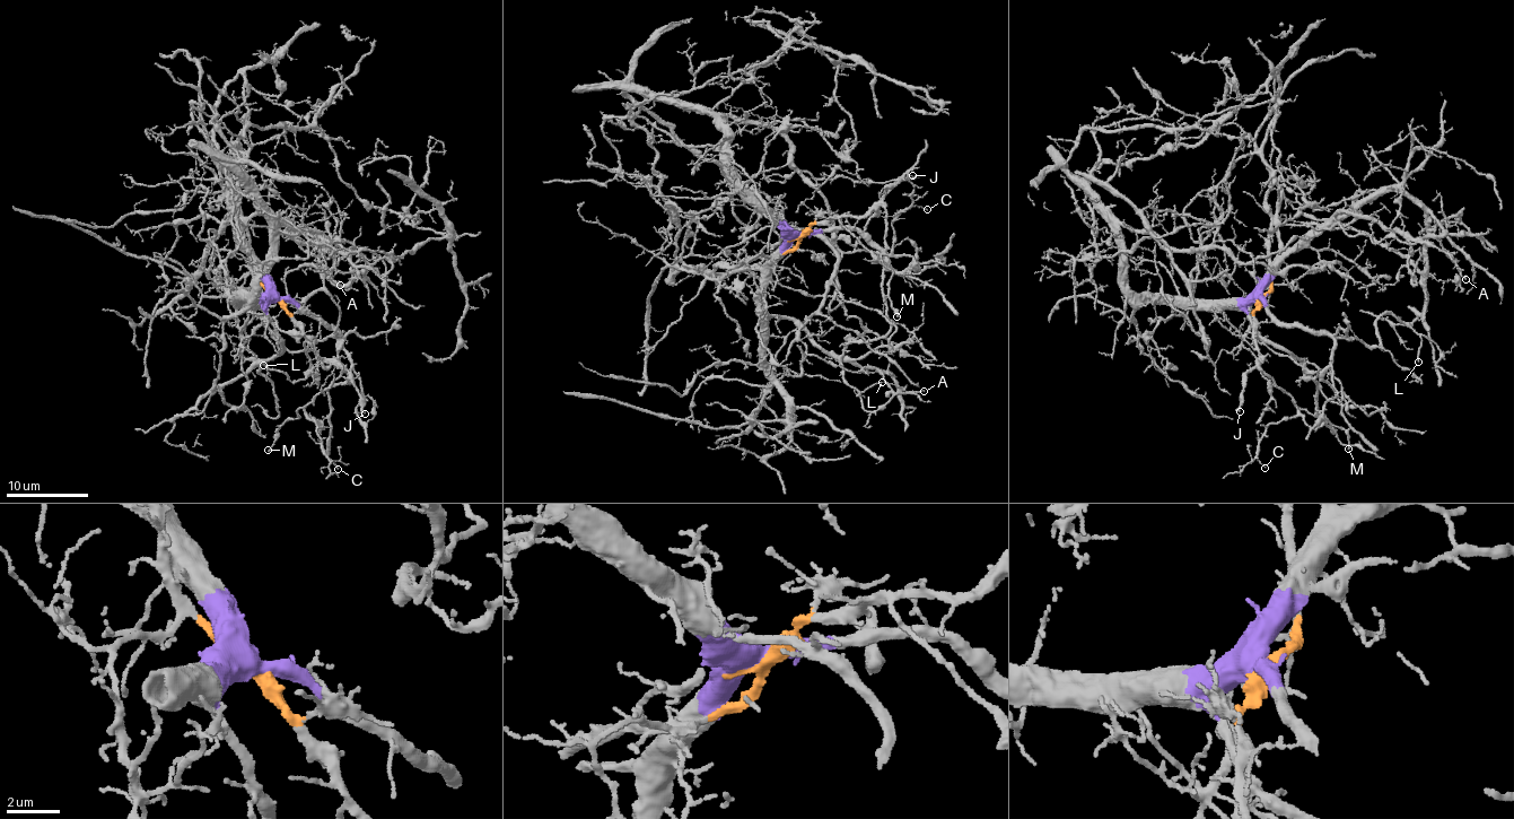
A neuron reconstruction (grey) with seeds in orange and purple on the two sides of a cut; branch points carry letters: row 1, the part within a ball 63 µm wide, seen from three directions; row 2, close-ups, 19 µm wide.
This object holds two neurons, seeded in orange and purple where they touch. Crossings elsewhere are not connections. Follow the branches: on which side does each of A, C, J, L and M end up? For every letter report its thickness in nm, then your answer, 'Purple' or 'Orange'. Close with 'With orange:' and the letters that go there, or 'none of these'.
A: Thickness 130 nm. Purple
C: Thickness 100 nm. Orange
J: Thickness 200 nm. Orange
L: Thickness 110 nm. Purple
M: Thickness 150 nm. Orange
With orange: C, J, M

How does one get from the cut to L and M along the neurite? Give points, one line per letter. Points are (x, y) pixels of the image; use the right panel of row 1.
L: (1261, 296), (1276, 319), (1380, 347), (1375, 323), (1383, 313), (1394, 313), (1420, 336), (1418, 363)
M: (1261, 296), (1253, 333), (1262, 357), (1260, 367), (1291, 397), (1296, 407), (1327, 417), (1338, 426), (1349, 449)

